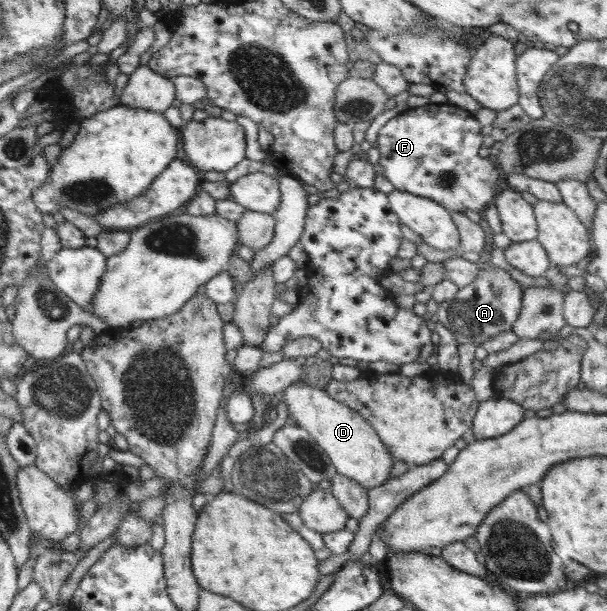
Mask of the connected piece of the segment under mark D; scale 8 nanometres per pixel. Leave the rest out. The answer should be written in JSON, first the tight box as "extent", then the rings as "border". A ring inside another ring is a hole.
{"extent":[281,385,395,489],"border":[[[290,385],[281,392],[281,401],[288,407],[289,418],[305,429],[314,441],[328,454],[337,474],[356,481],[361,487],[372,489],[389,481],[395,460],[376,430],[354,409],[330,397],[322,389],[310,385]]]}

